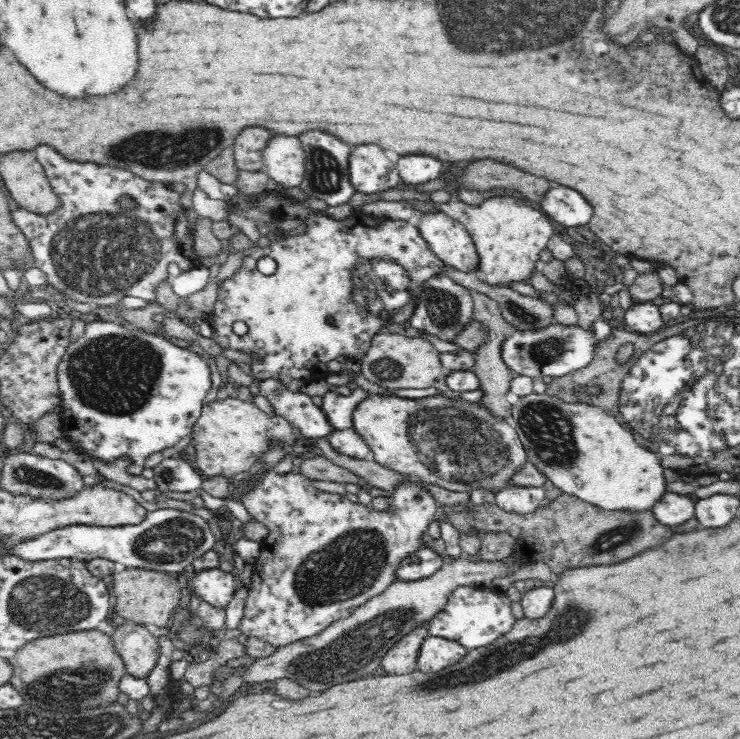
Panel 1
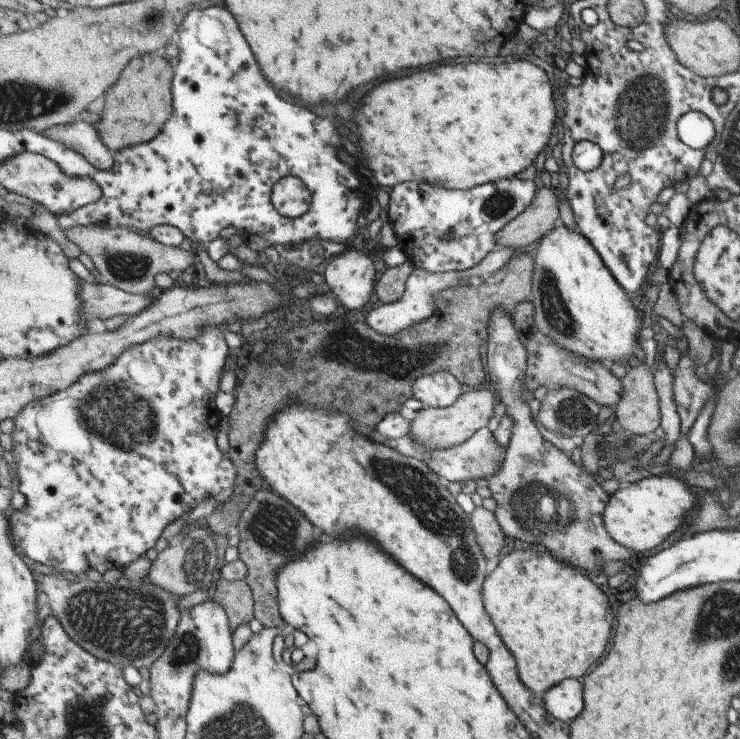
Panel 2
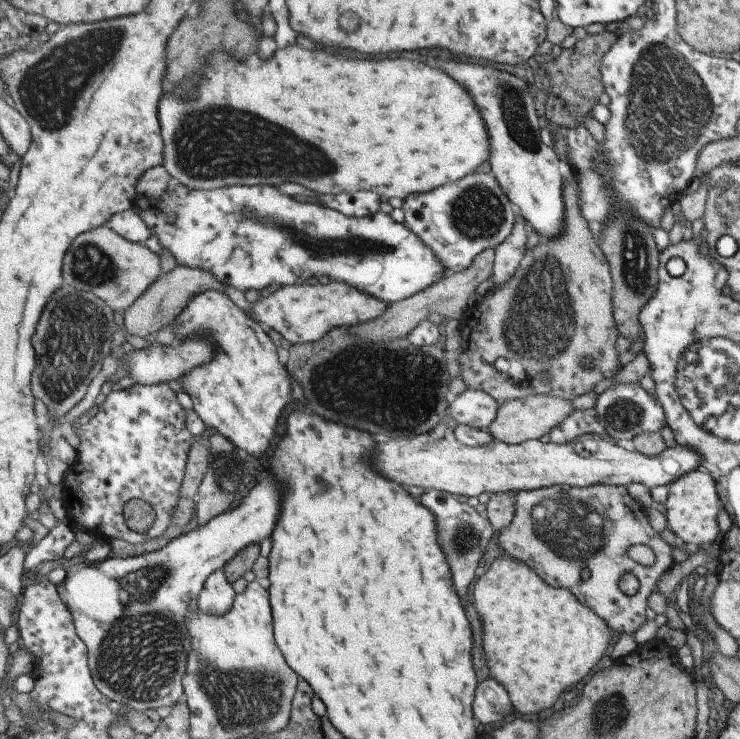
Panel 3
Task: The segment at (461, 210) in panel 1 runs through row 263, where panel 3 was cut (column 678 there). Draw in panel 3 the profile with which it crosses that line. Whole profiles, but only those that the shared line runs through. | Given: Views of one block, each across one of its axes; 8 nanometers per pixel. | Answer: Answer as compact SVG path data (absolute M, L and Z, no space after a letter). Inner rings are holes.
M697 468L680 476L679 479L669 483L667 487L667 498L663 502L665 506L665 520L671 532L685 546L703 547L705 542L711 542L717 536L717 524L715 516L721 510L717 504L717 494L715 494L716 482L711 480L712 476L706 471Z

